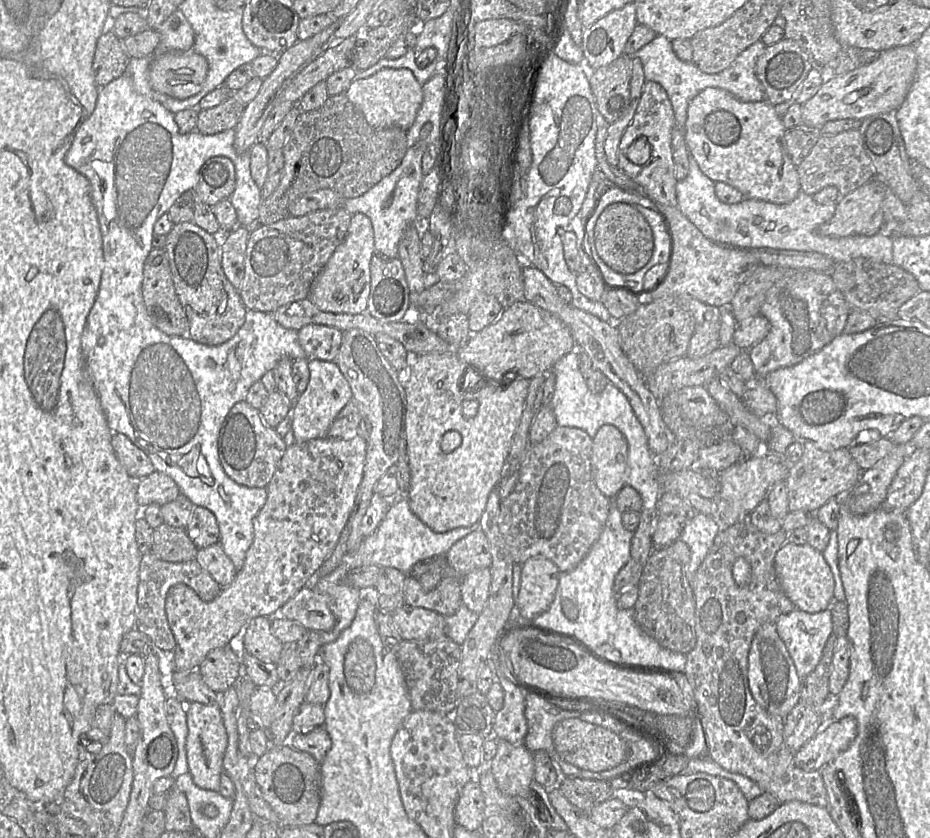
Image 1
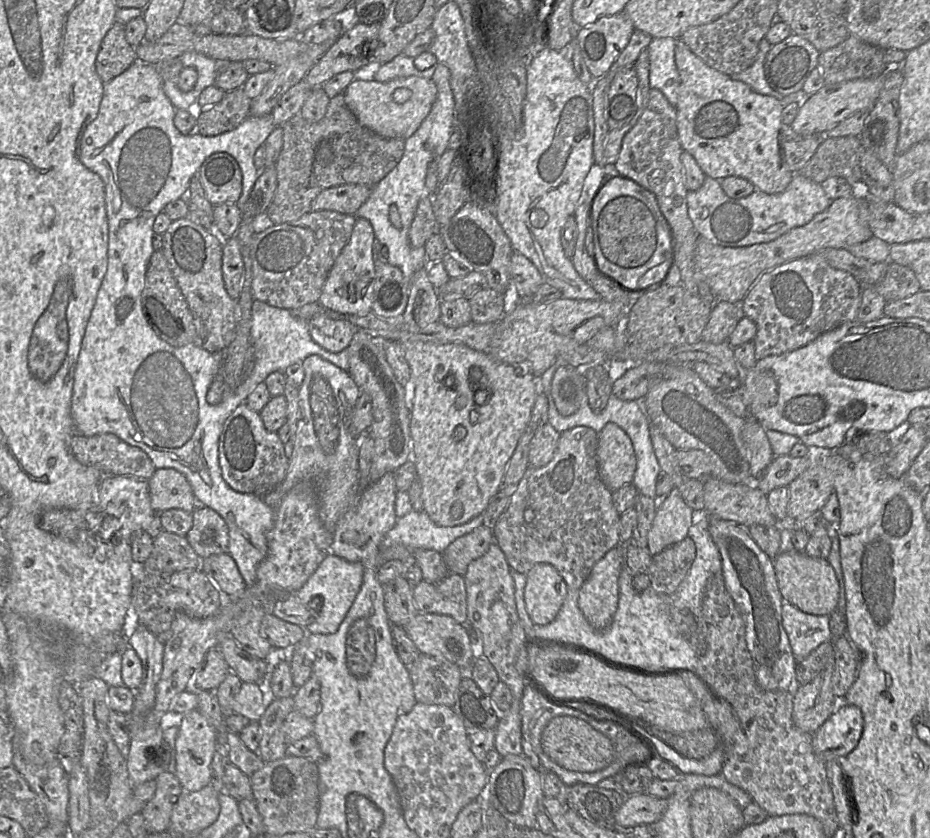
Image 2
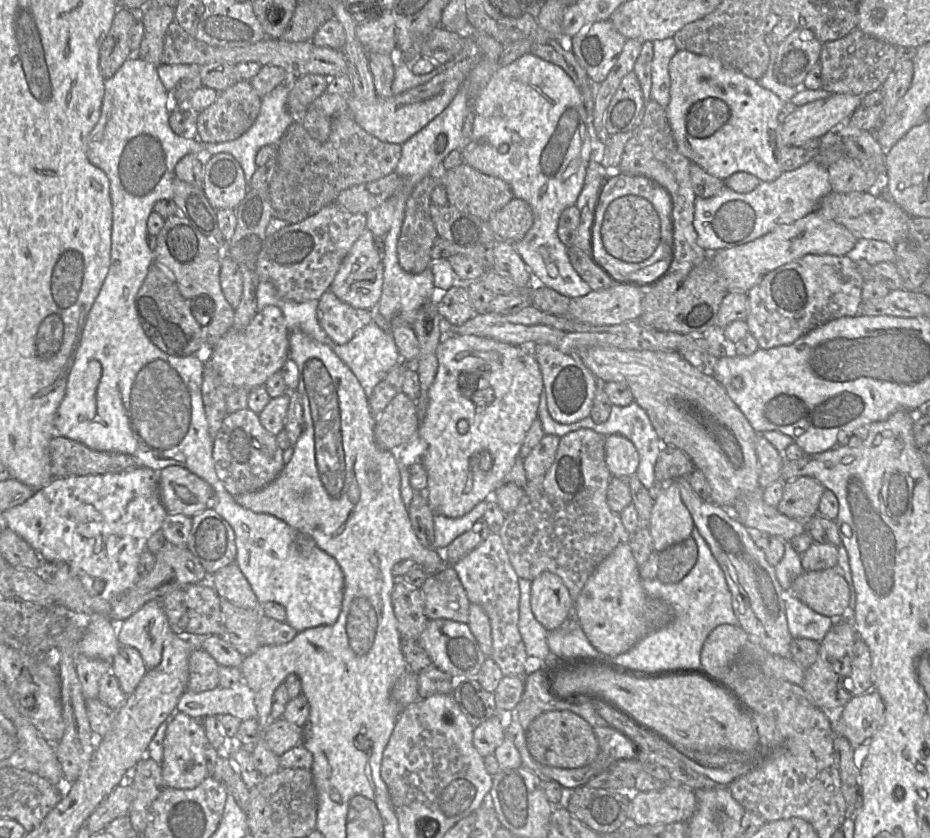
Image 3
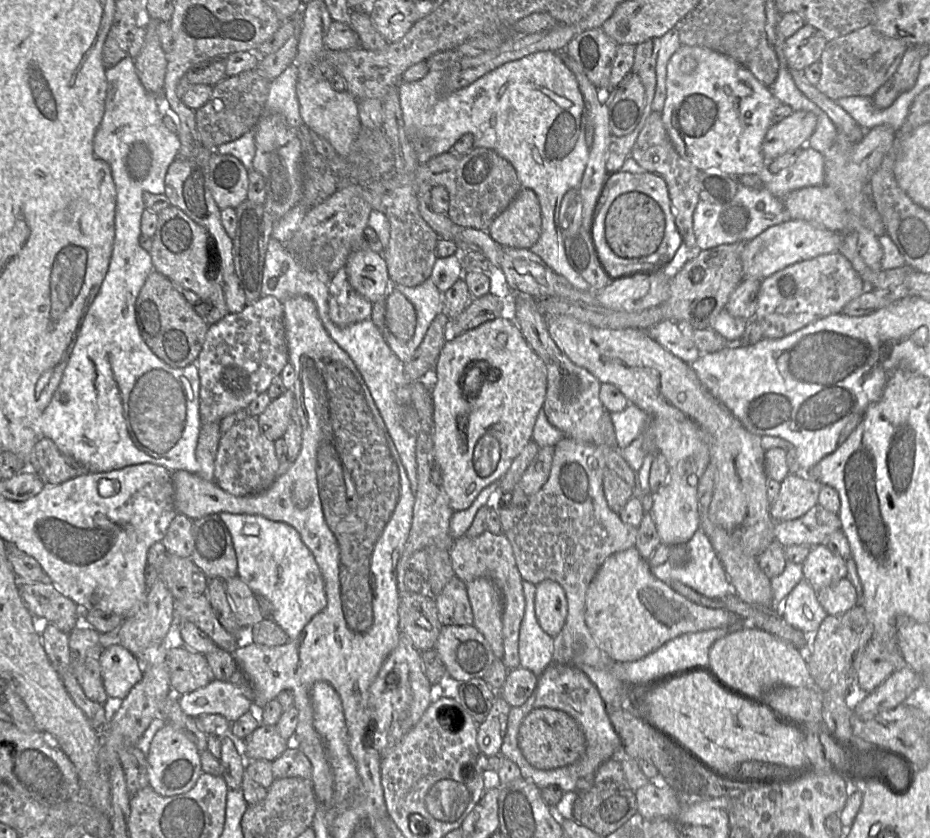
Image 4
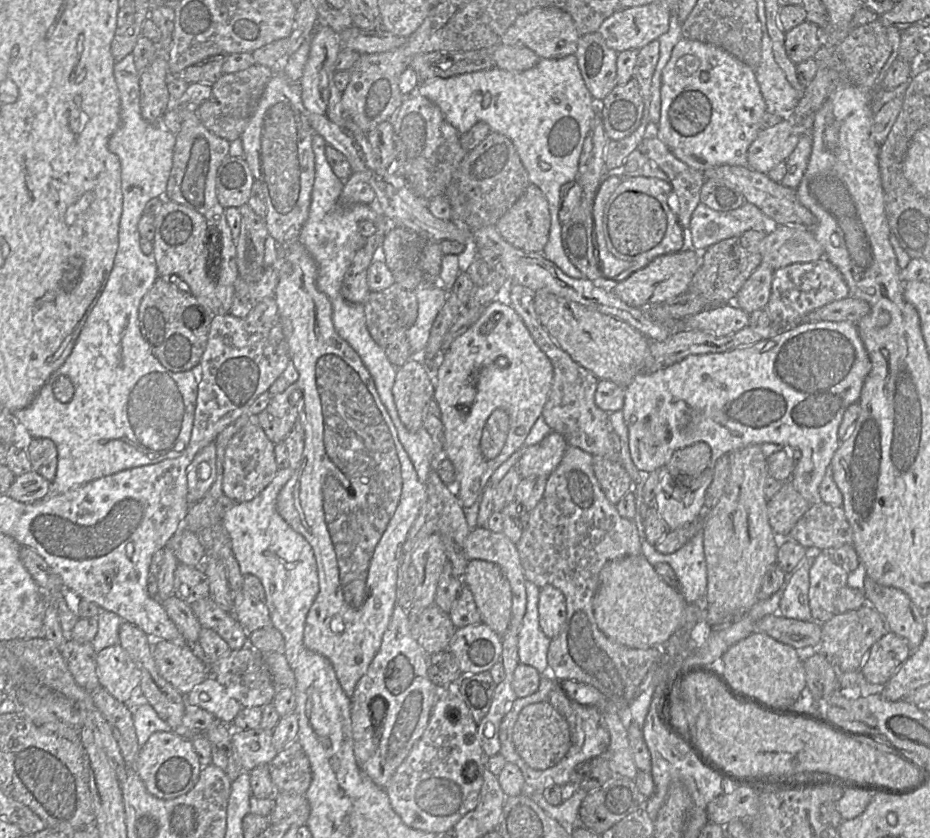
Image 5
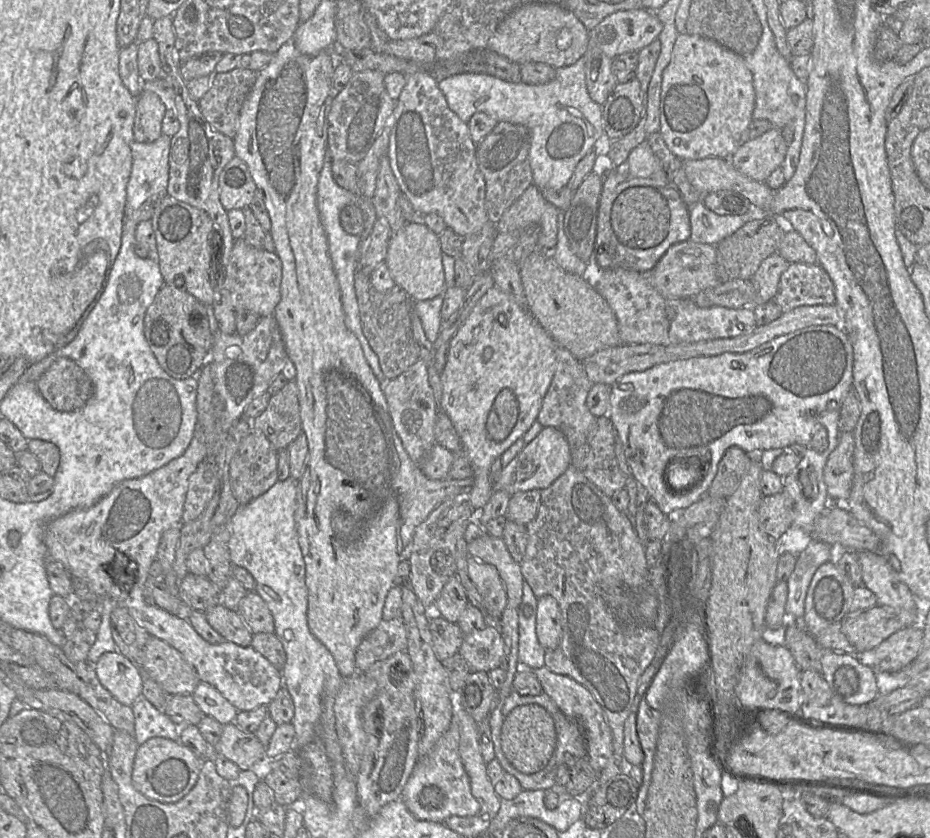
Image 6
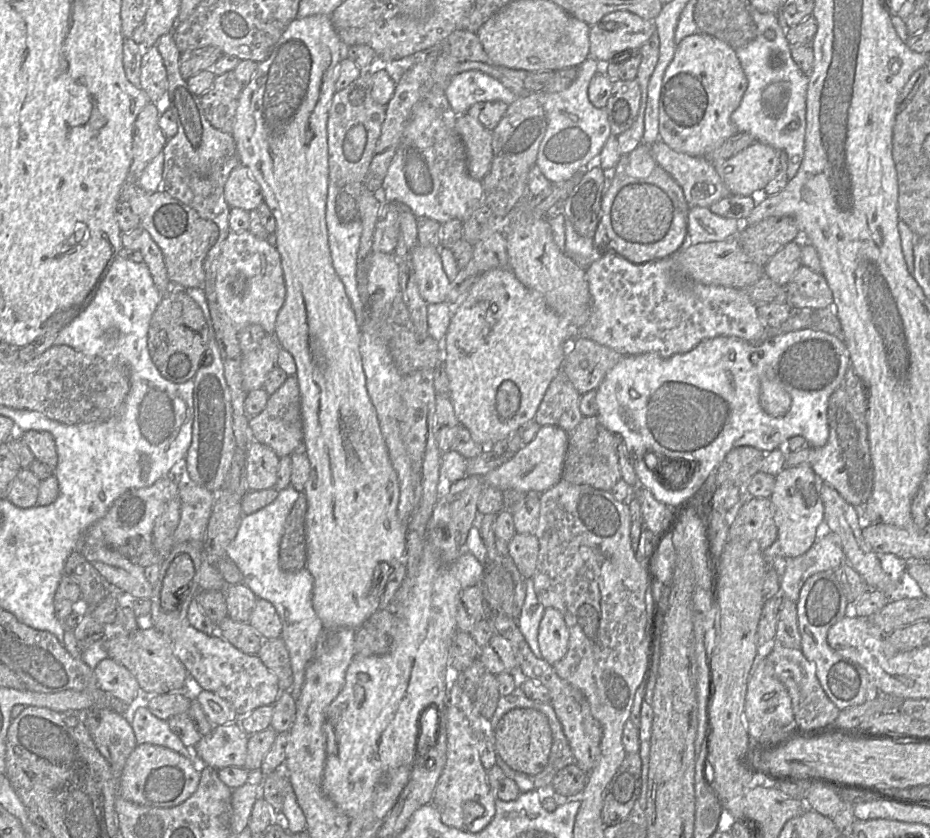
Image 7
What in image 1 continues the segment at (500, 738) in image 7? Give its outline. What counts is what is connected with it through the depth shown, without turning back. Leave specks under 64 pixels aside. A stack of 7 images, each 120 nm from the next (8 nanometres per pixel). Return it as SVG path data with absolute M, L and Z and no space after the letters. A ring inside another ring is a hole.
M578 718L565 719L557 723L552 731L552 740L556 752L564 761L583 770L610 770L627 757L627 745L618 734Z

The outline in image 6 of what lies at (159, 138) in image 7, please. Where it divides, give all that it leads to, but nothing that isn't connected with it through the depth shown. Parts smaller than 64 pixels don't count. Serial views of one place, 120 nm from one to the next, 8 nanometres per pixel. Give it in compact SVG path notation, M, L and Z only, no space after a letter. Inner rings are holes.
M143 90L140 93L136 100L134 141L152 143L163 134L162 121L167 104L151 91Z

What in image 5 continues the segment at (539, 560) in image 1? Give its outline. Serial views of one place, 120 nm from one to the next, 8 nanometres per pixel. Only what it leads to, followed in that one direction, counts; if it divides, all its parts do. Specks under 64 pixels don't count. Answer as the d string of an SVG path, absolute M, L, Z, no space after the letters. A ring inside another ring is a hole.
M552 585L540 588L538 613L543 633L550 640L556 638L566 619L566 600L563 592Z

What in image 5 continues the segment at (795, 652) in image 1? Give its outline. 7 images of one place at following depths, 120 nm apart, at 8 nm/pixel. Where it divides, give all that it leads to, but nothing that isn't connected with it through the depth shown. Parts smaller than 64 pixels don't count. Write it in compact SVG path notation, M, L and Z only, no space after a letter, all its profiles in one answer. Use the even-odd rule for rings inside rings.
M809 551L800 565L787 576L787 586L780 601L778 614L785 618L813 621L809 607L810 569L816 552Z

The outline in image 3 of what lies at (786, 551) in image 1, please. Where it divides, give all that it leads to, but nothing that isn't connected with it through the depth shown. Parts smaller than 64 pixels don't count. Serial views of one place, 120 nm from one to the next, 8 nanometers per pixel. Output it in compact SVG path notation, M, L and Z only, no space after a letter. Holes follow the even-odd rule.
M837 568L803 572L792 583L789 594L818 614L840 619L850 603L850 589Z

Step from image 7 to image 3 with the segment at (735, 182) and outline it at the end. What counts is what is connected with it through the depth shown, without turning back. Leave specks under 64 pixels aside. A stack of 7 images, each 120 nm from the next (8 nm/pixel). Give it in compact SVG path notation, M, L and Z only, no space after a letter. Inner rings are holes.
M830 94L829 97L818 99L798 106L778 128L777 146L780 148L789 145L799 145L811 139L819 139L832 129L844 124L859 107L861 96L853 94Z

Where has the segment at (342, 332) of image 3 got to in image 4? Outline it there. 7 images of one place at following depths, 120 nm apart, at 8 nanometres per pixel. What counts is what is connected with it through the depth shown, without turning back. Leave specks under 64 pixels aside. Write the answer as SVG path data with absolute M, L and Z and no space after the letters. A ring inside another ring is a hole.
M345 267L340 268L331 277L328 310L329 317L335 325L347 327L370 319L372 304L352 288Z

